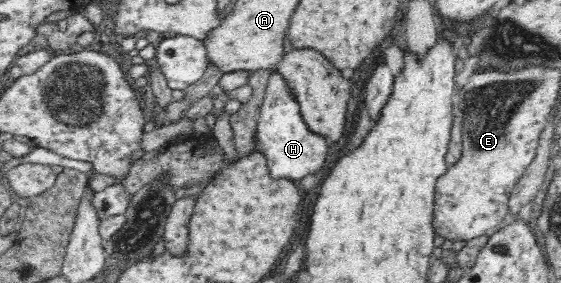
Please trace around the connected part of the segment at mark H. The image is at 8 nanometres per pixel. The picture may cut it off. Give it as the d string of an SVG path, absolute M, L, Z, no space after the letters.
M278 72L272 74L268 81L266 95L259 109L256 129L256 151L266 157L272 179L300 181L324 169L328 157L328 143L322 137L310 132L310 128L300 115L299 105L291 97L286 82Z

